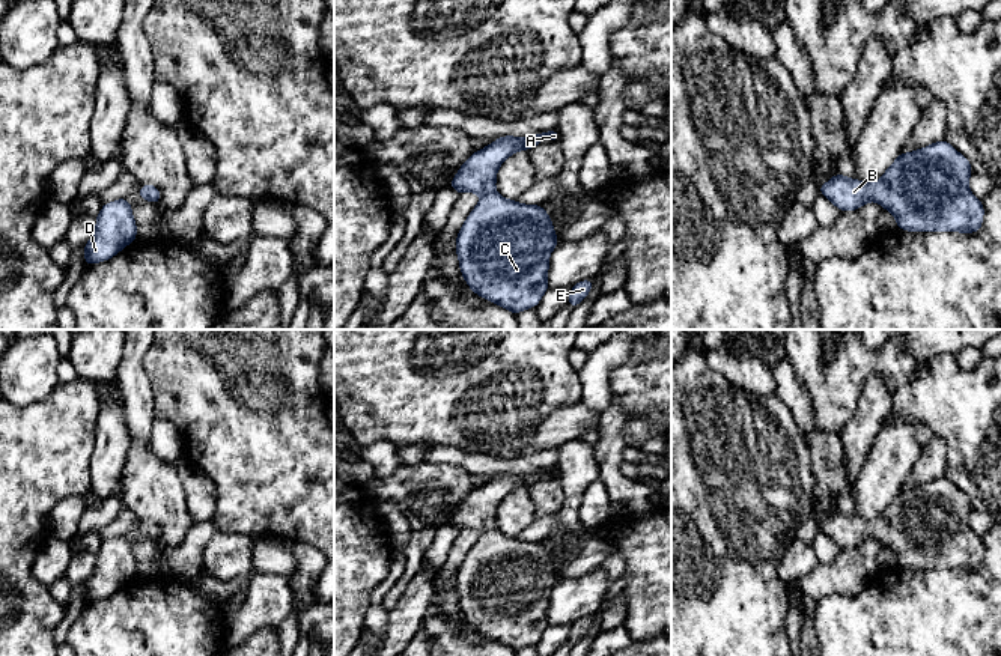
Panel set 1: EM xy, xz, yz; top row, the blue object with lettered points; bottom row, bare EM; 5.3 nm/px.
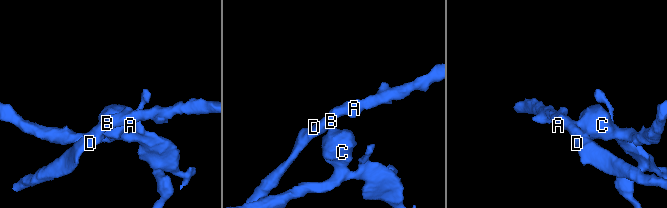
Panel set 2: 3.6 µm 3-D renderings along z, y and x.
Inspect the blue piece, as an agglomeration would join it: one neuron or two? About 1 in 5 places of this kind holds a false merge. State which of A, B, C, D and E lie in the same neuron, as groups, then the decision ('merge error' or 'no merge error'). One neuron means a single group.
groups A B C D E; no merge error

